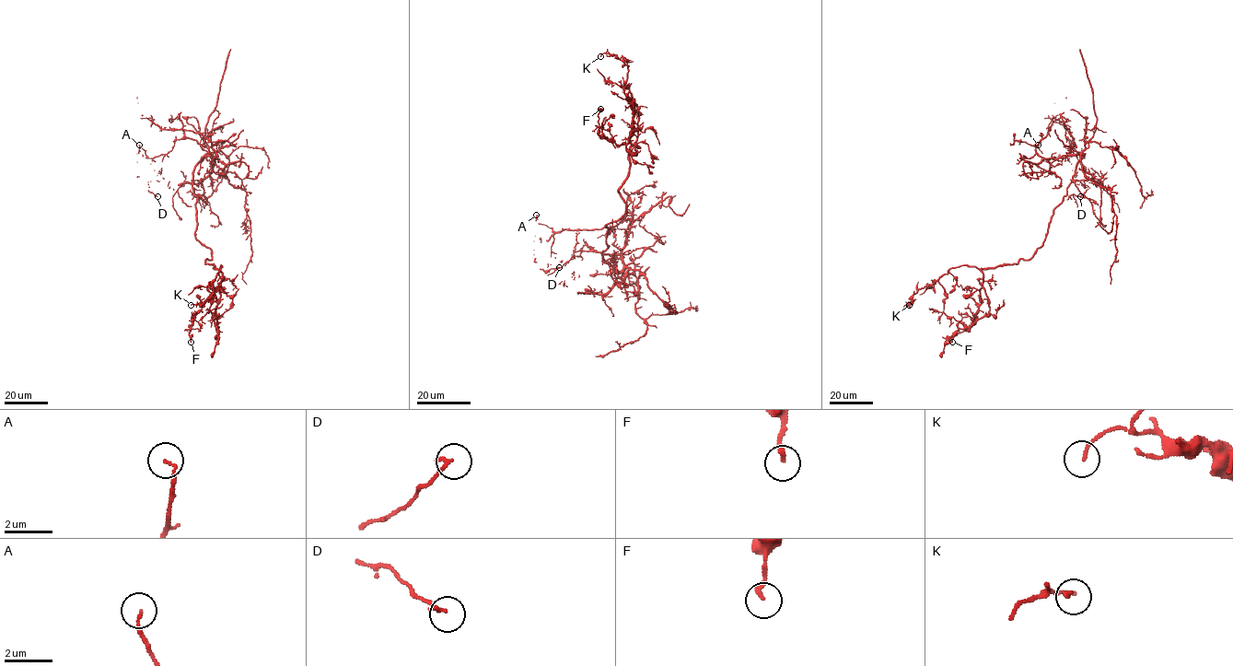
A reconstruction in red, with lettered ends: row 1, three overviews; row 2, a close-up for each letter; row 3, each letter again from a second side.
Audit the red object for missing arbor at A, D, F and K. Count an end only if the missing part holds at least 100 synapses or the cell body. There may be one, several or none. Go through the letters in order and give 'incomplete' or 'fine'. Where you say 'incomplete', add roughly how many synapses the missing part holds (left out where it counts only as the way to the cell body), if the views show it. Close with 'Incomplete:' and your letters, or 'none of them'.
A: fine
D: fine
F: fine
K: fine
Incomplete: none of them

